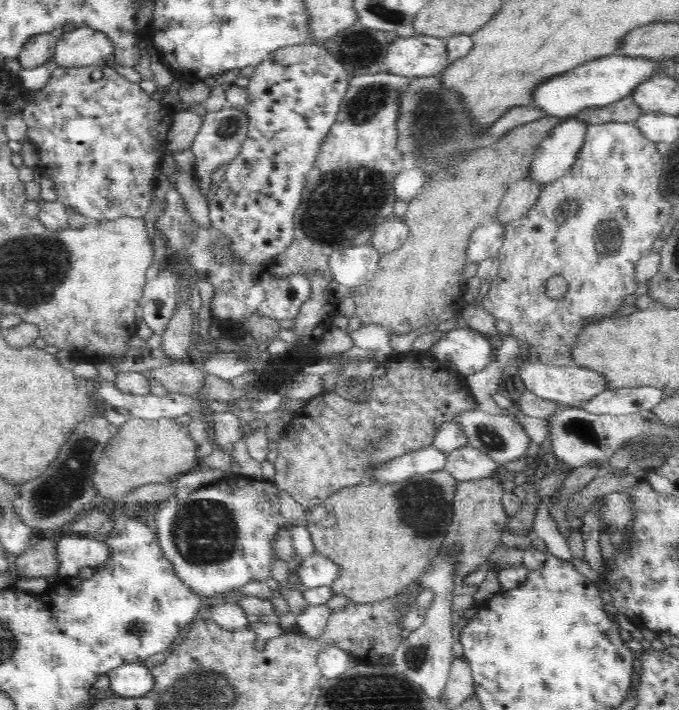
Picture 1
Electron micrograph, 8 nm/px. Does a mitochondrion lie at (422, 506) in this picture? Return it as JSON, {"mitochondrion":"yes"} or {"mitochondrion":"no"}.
{"mitochondrion":"yes"}

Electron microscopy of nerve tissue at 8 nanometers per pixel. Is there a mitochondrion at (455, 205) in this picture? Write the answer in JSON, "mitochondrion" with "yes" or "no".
{"mitochondrion":"no"}

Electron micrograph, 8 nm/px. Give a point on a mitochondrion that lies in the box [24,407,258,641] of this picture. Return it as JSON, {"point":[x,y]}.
{"point":[205,532]}

